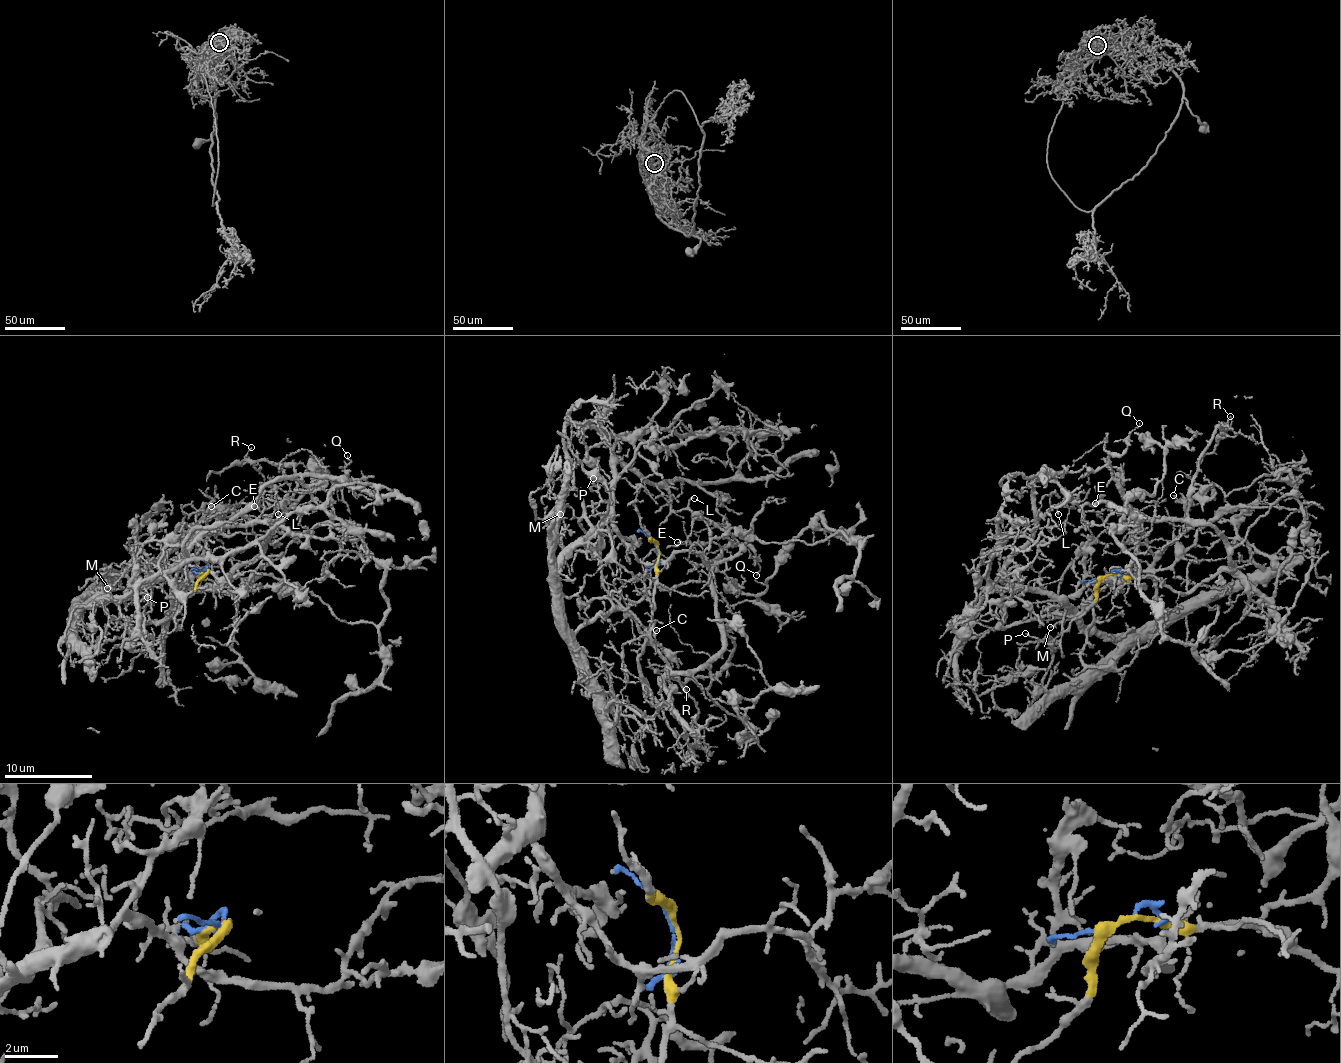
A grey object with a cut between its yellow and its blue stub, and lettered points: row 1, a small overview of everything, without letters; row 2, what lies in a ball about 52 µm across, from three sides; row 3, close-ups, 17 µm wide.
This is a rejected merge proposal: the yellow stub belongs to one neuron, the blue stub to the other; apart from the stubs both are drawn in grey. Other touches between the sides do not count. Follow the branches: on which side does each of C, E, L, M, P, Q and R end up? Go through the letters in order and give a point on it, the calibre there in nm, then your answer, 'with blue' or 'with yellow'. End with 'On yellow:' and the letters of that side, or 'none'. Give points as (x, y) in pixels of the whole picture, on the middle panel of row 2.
C: at (656, 630); 110 nm thick; with blue
E: at (677, 542); 140 nm thick; with yellow
L: at (694, 498); 120 nm thick; with blue
M: at (560, 514); 110 nm thick; with blue
P: at (593, 478); 90 nm thick; with blue
Q: at (756, 575); 100 nm thick; with yellow
R: at (686, 689); 100 nm thick; with yellow
On yellow: E, Q, R

